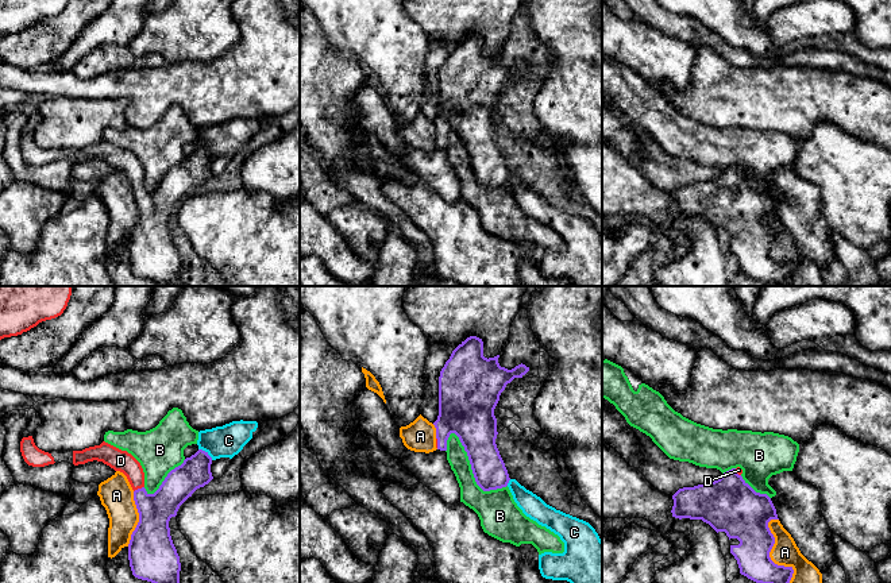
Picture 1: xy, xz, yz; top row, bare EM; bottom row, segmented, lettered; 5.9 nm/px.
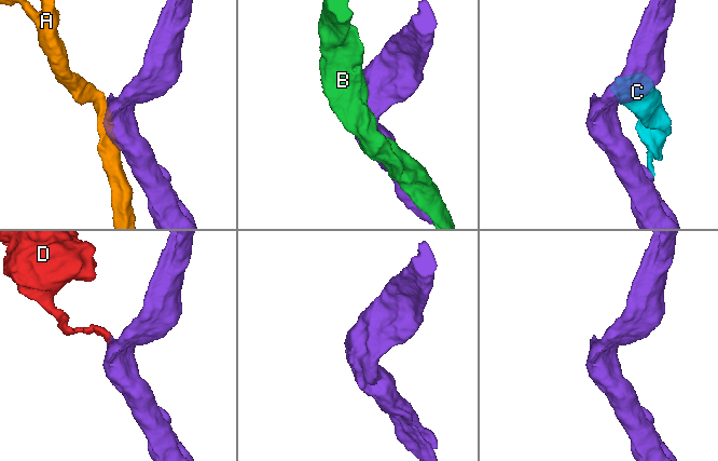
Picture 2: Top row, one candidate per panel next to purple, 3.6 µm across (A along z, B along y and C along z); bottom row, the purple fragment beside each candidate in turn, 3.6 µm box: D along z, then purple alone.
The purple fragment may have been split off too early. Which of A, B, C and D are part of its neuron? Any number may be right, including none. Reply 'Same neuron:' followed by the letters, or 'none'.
Same neuron: D

